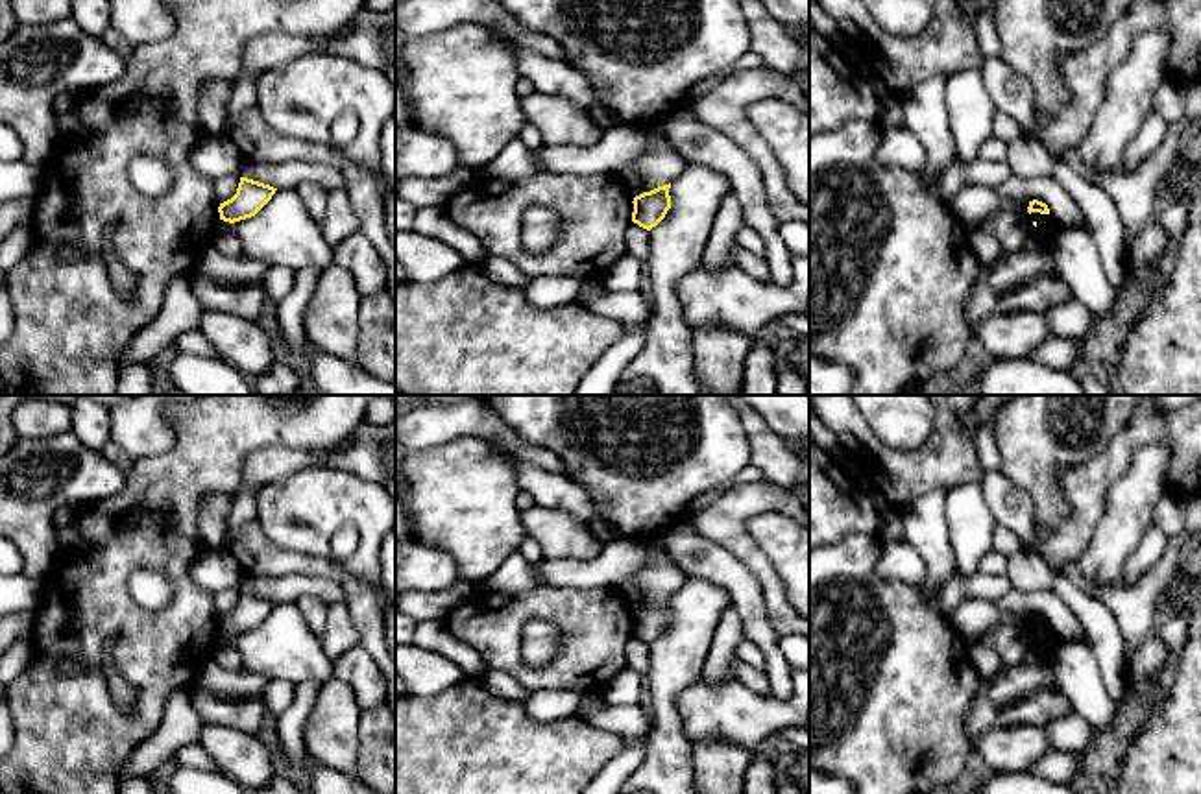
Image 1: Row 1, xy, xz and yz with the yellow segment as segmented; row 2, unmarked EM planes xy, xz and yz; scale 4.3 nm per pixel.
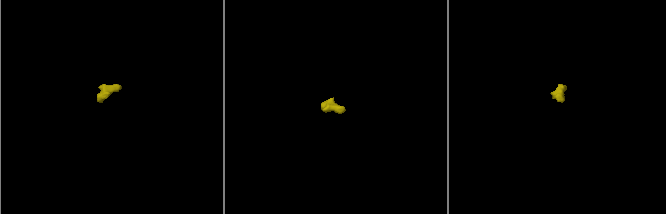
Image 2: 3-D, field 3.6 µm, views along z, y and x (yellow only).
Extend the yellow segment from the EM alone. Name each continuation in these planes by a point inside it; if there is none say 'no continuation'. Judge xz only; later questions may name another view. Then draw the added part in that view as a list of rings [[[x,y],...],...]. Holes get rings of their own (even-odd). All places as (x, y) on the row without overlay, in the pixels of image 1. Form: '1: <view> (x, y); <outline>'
1: xz (662, 577); [[[649,547],[649,554],[650,563],[636,578],[645,606],[673,596],[687,580],[687,574],[667,556],[665,548]]]

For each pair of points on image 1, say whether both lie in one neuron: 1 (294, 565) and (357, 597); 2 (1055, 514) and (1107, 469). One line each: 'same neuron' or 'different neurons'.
1: same neuron
2: different neurons

